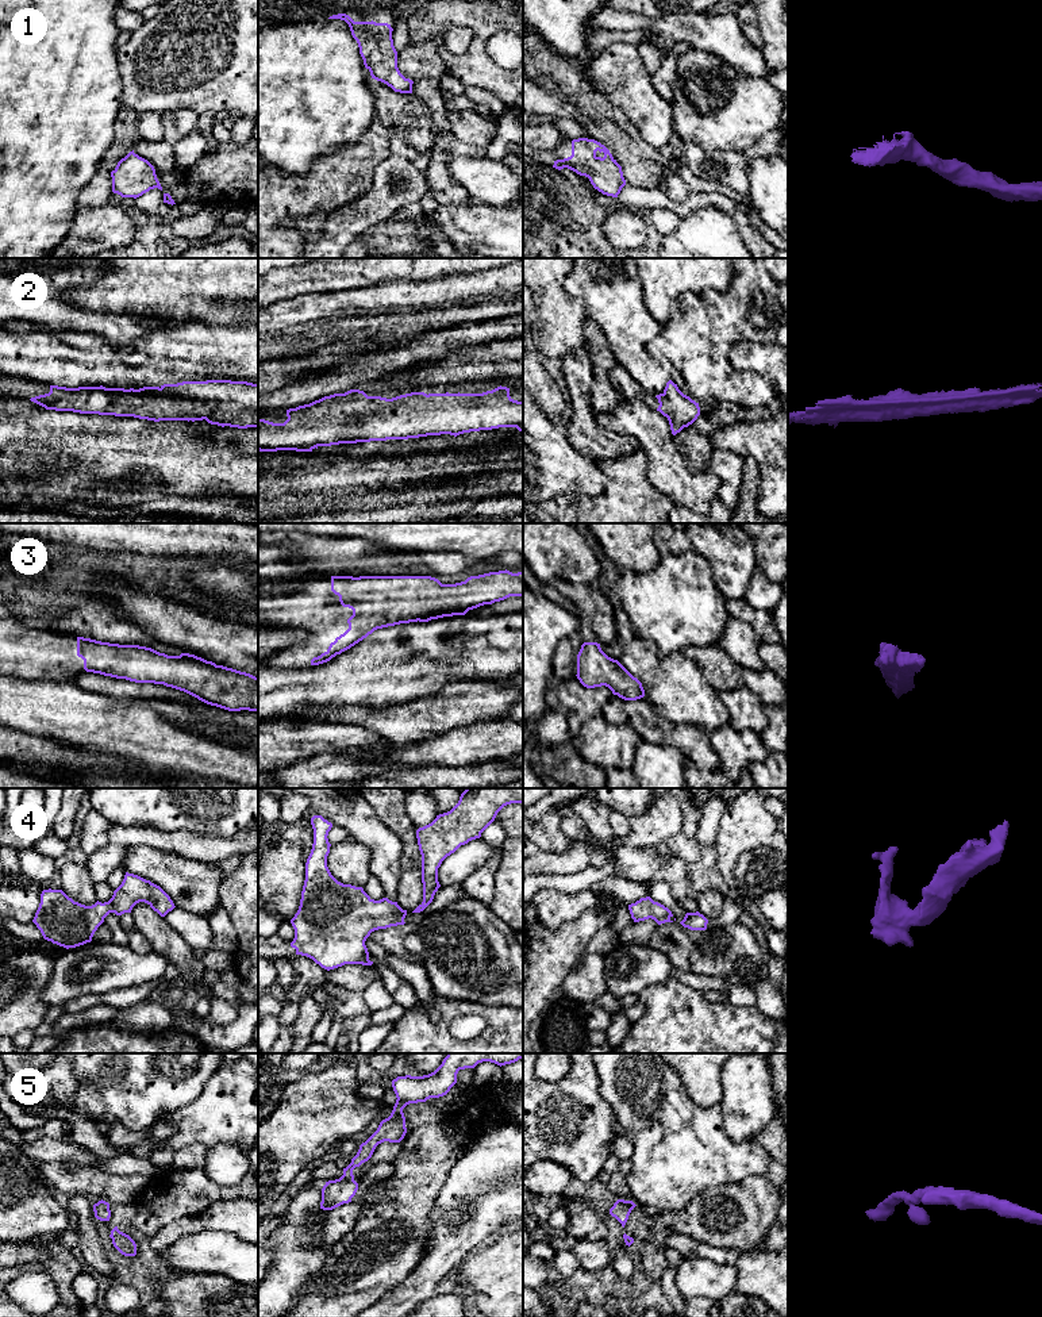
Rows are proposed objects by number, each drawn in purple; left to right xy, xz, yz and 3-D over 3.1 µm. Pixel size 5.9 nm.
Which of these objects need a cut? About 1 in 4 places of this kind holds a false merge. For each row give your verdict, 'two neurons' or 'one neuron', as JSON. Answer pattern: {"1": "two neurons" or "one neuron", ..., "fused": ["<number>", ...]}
{"1": "one neuron", "2": "one neuron", "3": "one neuron", "4": "one neuron", "5": "one neuron", "fused": []}

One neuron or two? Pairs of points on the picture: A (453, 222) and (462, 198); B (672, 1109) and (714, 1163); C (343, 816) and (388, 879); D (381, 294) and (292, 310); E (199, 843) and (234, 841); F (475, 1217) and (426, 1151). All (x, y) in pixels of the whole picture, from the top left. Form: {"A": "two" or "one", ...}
{"A": "two", "B": "one", "C": "one", "D": "one", "E": "one", "F": "two"}

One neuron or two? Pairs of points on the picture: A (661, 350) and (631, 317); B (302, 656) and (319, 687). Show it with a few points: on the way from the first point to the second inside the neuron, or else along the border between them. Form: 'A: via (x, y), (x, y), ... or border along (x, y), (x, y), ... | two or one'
A: border along (662, 327), (652, 341) | two
B: border along (338, 653), (318, 664), (277, 668) | two

